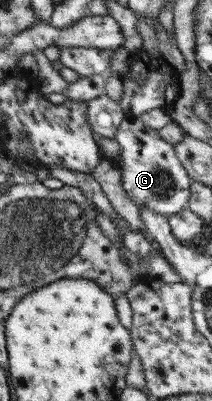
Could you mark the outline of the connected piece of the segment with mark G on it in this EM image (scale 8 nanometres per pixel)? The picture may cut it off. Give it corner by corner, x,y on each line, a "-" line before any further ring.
124,116
113,139
120,146
120,162
110,160
121,174
121,187
138,207
168,217
186,209
191,178
177,159
173,146
160,139
156,130
142,124
138,117

